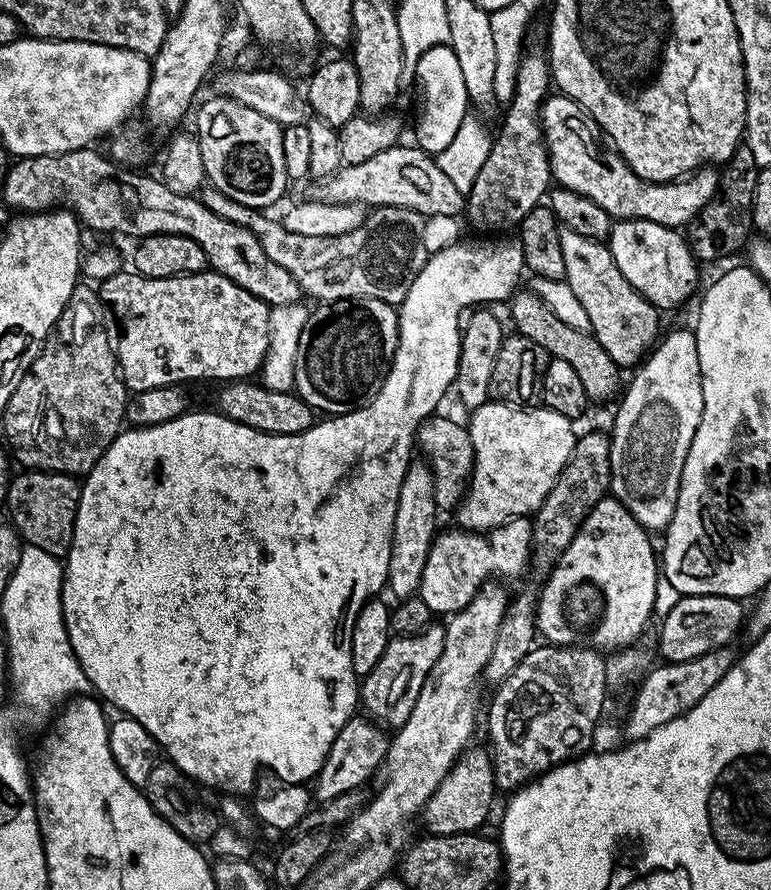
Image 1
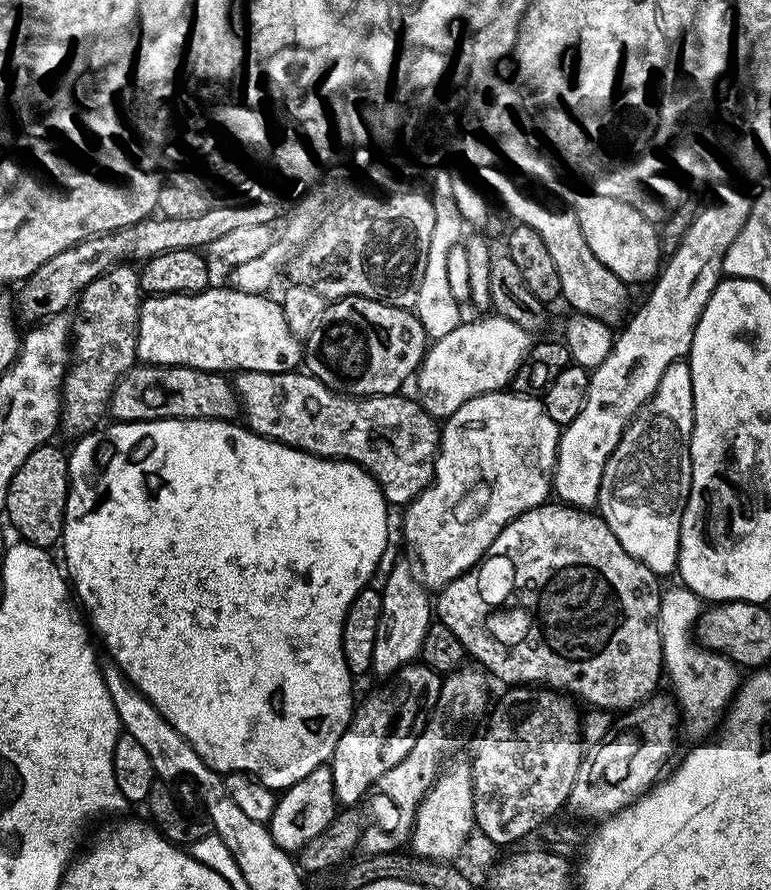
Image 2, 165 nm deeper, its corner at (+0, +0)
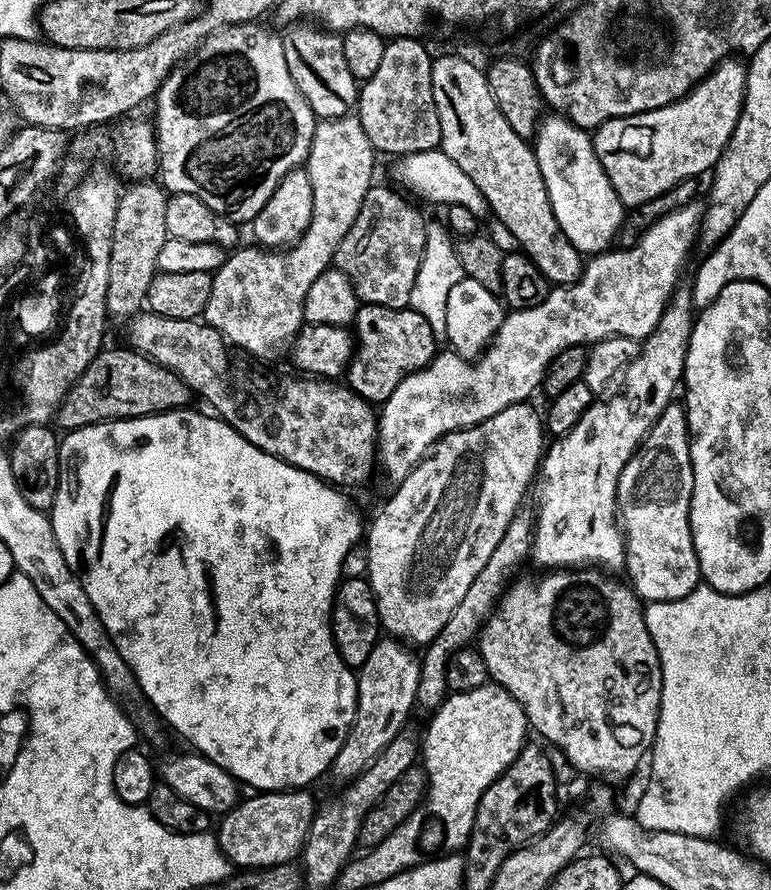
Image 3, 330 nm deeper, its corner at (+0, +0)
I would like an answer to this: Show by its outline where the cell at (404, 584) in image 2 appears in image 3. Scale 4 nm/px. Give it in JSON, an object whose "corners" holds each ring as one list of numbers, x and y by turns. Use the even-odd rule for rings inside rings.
{"corners":[[381,638,376,641,374,650,370,650,370,658,358,670,356,677,356,713,354,722,346,734,346,742,342,742,342,750,334,758,330,769,330,776,337,780,337,785,343,786,350,780,362,774,378,758,378,754,386,746,390,746,397,734,405,731,408,715,411,714,412,708,417,707,416,691,418,690,418,678,420,677,420,661,414,655,413,649,405,646,401,641,395,638]]}

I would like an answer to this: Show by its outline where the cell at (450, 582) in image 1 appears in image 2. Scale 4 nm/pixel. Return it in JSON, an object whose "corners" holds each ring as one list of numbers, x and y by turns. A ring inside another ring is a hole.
{"corners":[[545,502,537,508,531,508,523,512,518,518,514,518,494,538,494,542,488,547,488,553,484,555,478,567,471,568,458,578,454,578,445,588,439,589,434,596,434,616,441,624,445,624,450,630,454,630,454,638,462,642,465,653,472,656,477,665,485,673,497,676,505,680,508,686,543,686,549,690,555,690,561,694,567,694,577,701,585,700,596,708,605,708,608,712,623,713,629,708,641,704,649,696,657,691,656,683,662,680,664,667,664,655,662,654,662,642,660,641,660,598,661,585,655,576,642,562,638,562,626,550,622,550,622,542,614,538,610,526,595,511,570,508,559,502]]}

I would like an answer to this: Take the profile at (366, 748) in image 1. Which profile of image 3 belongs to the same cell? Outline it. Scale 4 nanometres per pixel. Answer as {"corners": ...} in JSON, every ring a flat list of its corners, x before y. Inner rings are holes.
{"corners":[[285,790,282,792,260,792,252,794,249,800,241,799,236,807,219,817,214,835,225,857,237,864,240,870,265,870,276,864,295,861,304,851,304,843,312,825,312,817,318,811,318,804,312,801,308,790]]}

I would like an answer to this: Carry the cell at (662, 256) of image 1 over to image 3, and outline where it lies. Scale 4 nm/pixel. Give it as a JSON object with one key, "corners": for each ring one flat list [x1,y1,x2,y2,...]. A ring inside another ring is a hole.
{"corners":[[548,114,537,127,534,151,562,235,582,254,609,251,624,225,626,205,618,198,614,186,610,186,606,170,602,170,591,135,563,114]]}

